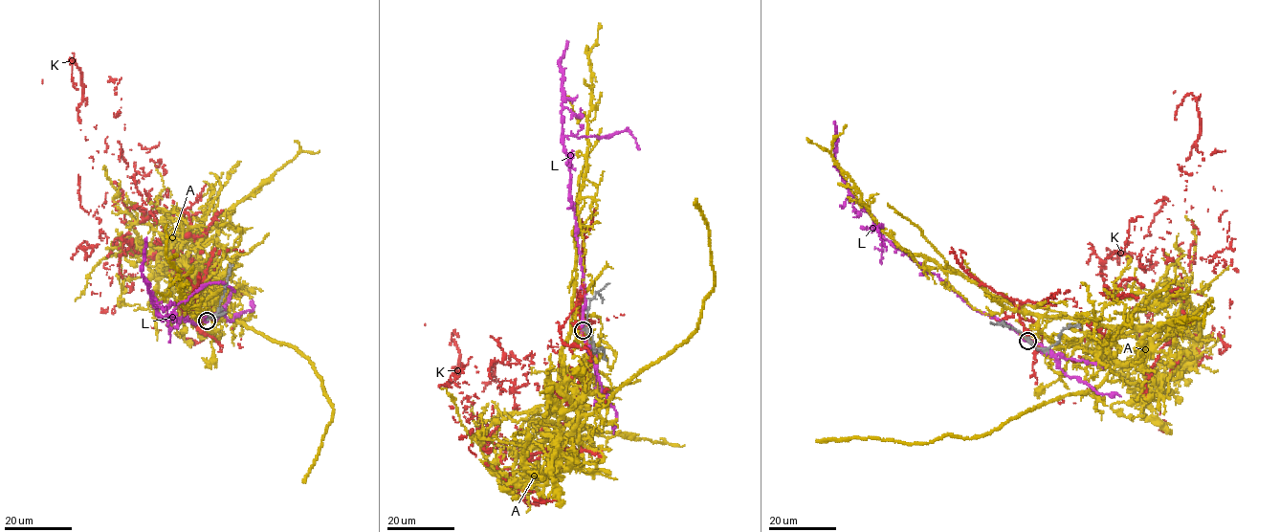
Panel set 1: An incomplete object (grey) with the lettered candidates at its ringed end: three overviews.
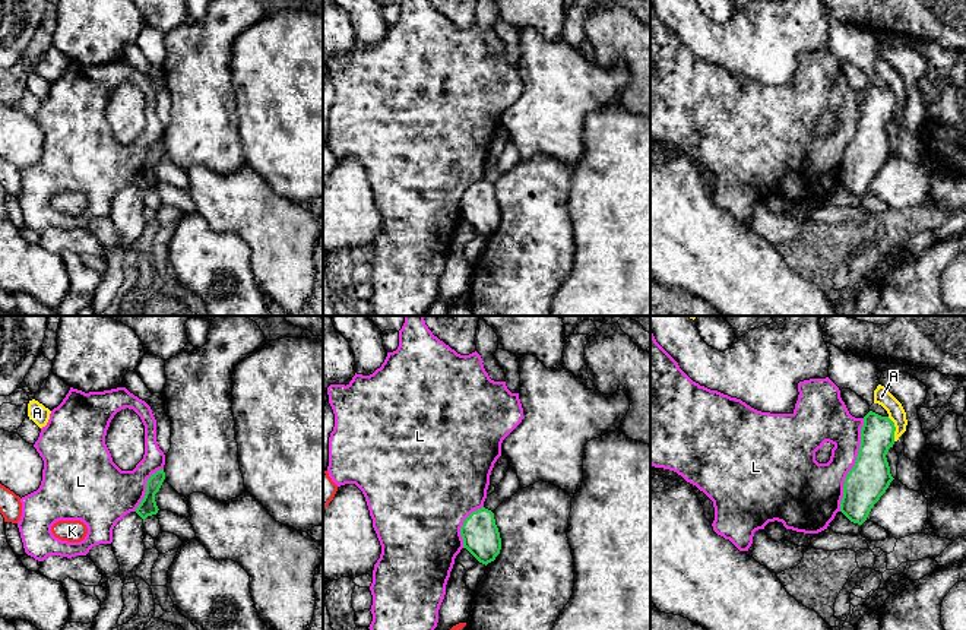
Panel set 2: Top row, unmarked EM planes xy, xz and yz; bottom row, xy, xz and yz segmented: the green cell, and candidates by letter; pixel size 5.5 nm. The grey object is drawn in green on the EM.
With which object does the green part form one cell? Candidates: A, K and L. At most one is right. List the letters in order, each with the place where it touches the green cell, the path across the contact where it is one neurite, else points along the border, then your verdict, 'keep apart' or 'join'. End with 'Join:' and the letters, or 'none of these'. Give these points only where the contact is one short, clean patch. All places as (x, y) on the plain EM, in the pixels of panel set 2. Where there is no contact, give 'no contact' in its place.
A: contact yz (895, 101); border yz (887, 89), (895, 100), (895, 113); keep apart
K: no contact; keep apart
L: contact yz (854, 138); keep apart
Join: none of these

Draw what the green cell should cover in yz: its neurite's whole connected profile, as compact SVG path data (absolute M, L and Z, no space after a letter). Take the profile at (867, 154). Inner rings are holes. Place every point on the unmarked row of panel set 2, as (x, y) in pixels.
M870 83L864 89L861 117L853 140L843 156L840 184L853 196L862 197L874 177L894 152L887 124L894 117L894 95Z

